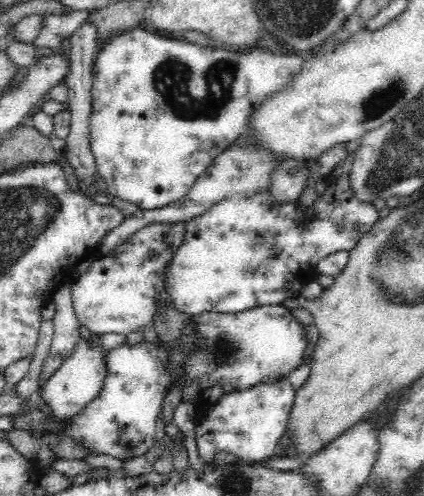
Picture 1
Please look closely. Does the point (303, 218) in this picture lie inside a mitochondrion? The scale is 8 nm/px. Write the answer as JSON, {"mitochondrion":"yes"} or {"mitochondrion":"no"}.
{"mitochondrion":"yes"}

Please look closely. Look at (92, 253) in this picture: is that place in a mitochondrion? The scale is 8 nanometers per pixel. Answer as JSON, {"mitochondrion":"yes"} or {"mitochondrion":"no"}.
{"mitochondrion":"no"}

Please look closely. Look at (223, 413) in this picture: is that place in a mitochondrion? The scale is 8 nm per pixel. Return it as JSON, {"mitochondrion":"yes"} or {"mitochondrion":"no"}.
{"mitochondrion":"no"}

